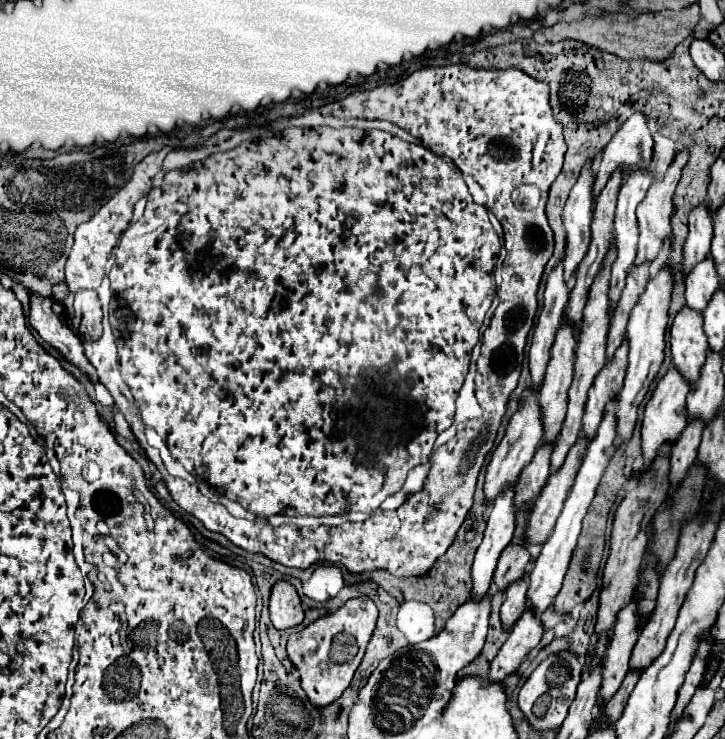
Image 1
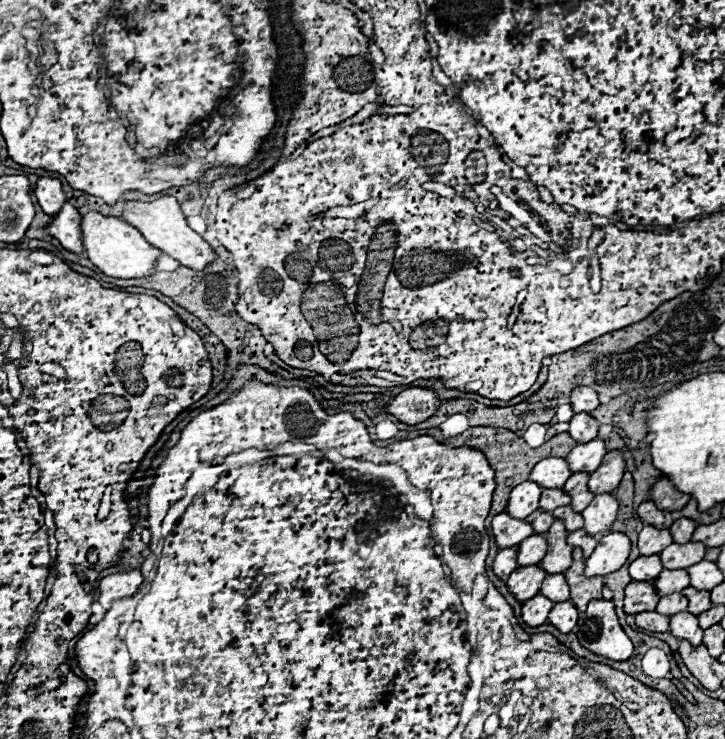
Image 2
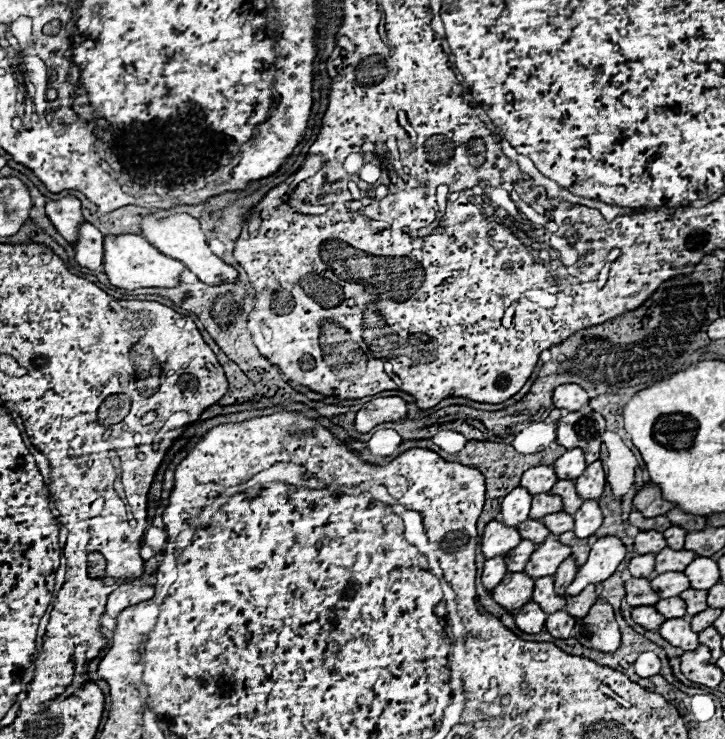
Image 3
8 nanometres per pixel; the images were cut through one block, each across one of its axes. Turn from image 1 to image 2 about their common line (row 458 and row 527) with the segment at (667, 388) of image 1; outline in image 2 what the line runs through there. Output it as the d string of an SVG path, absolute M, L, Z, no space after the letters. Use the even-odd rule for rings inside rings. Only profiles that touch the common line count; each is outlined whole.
M644 526L644 530L638 534L638 550L642 556L660 554L670 544L672 536L668 530L656 530L654 526Z

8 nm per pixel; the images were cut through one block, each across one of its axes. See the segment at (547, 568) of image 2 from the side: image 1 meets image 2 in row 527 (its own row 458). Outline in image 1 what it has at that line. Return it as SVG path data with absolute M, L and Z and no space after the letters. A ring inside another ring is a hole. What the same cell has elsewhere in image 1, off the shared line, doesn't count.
M612 238L610 242L610 252L606 254L606 260L602 262L600 274L594 278L590 292L588 292L588 302L584 308L584 316L580 322L580 336L578 336L578 346L576 346L576 366L574 366L574 382L570 386L568 392L568 414L564 420L564 426L560 430L560 436L556 440L554 452L552 452L552 472L560 468L560 464L564 462L568 450L574 446L574 442L580 436L580 428L582 428L582 416L584 416L584 406L588 400L588 390L596 378L596 374L600 372L600 368L606 364L606 334L608 334L608 322L610 322L610 298L608 298L608 278L610 278L610 270L612 270L612 262L616 260L616 240Z

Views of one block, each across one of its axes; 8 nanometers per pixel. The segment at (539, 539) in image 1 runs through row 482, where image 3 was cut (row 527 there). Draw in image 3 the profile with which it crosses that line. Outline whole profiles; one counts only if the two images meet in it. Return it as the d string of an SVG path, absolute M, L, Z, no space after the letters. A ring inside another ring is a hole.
M556 512L556 514L548 514L542 518L544 526L554 534L554 536L560 536L562 532L568 532L572 530L574 526L574 518L570 514L564 514L564 512Z

